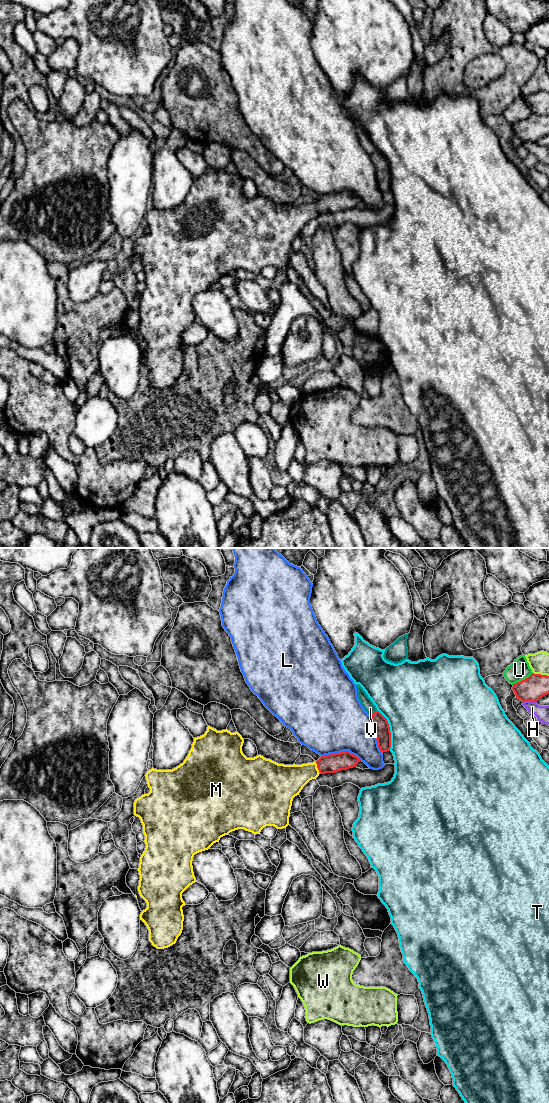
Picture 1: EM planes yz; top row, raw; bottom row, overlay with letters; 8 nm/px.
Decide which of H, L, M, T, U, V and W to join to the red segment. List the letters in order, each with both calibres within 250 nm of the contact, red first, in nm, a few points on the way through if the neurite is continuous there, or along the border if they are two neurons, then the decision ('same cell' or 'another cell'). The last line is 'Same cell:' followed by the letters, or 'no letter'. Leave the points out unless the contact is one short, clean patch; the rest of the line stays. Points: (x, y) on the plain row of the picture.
H: calibres 200 and 110 nm; another cell
L: calibres 150 and 500 nm; another cell
M: calibres 150 and 240 nm; way yz (331, 203), (318, 208), (289, 219); same cell
T: calibres 130 and 480 nm; another cell
U: calibres 200 and 170 nm; another cell
V: calibres 130 and 90 nm; another cell
W: calibres 200 and 160 nm; another cell
Same cell: M

